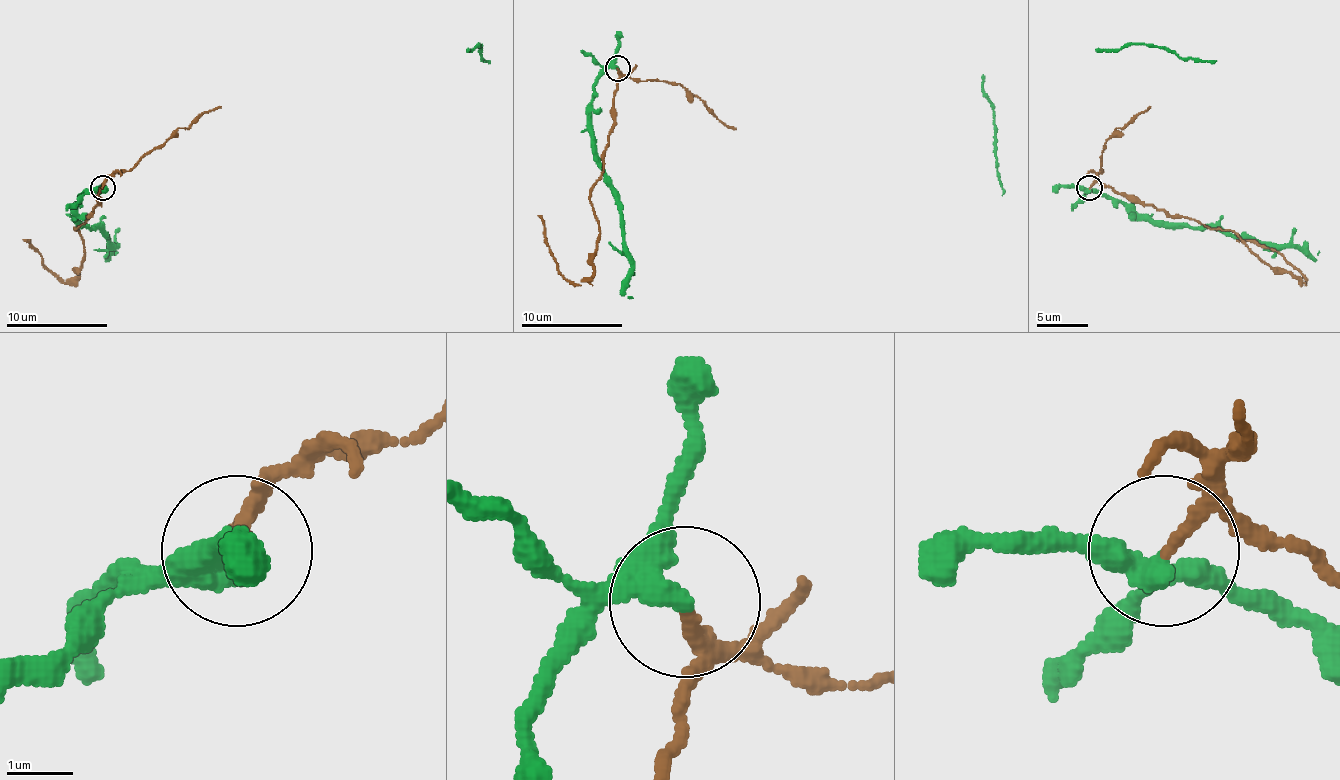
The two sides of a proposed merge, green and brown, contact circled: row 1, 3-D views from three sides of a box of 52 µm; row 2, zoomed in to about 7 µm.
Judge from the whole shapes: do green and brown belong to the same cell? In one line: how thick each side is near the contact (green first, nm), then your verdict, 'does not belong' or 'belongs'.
320 nm thick on the green side, 190 nm on the other; does not belong

